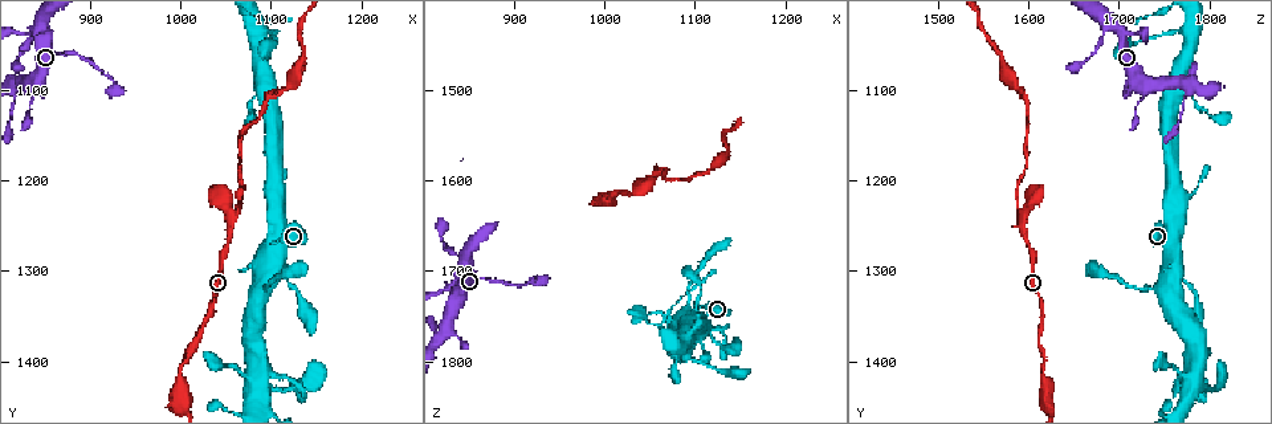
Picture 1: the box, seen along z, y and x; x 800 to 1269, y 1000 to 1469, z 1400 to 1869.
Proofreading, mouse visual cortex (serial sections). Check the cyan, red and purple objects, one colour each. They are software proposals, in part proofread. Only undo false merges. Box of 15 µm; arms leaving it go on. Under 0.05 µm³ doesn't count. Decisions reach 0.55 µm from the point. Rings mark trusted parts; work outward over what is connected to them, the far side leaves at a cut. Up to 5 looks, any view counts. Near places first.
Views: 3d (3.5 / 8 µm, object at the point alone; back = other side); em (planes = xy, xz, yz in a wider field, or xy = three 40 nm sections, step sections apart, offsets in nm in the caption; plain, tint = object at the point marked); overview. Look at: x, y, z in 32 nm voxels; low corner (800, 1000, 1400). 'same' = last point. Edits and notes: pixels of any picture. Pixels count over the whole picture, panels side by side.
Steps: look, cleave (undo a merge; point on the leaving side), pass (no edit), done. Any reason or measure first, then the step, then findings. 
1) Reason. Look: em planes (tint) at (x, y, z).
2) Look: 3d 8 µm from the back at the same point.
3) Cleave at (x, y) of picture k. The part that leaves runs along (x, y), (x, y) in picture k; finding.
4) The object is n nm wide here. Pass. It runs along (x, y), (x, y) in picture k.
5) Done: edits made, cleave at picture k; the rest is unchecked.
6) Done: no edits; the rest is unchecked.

Thin arm on a thick one. Look: 3d 3.5 µm at (1060, 1240, 1590).

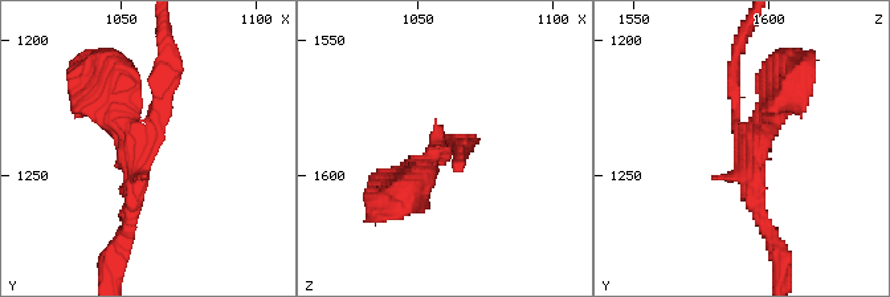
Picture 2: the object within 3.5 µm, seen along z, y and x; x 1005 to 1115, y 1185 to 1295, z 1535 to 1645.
Shape alone is not enough. Look: em xy step 5 (tint) at (1058, 1238, 1593).

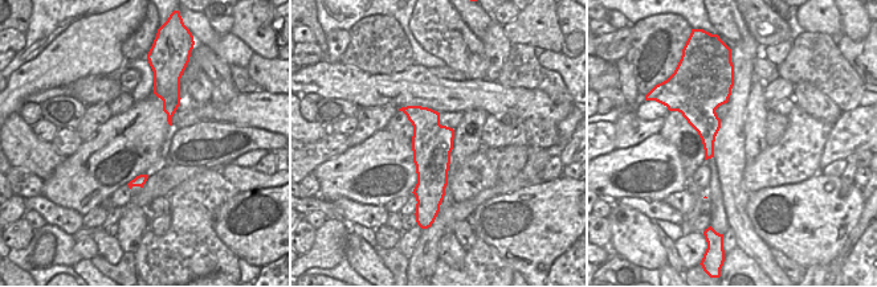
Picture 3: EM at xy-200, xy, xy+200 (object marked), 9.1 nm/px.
Pass. It runs along (129, 227), (164, 60) in picture 2; continuous, no second cell.

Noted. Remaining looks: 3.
Sudden change in width. Look: 3d 3.5 µm at (1090, 1320, 1735).

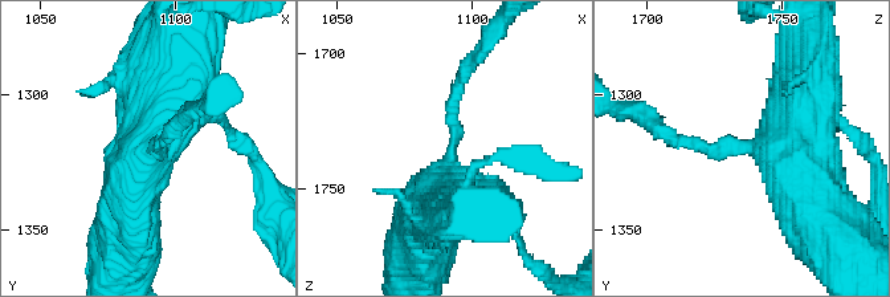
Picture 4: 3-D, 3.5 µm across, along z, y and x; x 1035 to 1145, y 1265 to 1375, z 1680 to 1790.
The arms are 150, 700 nm wide. Look: em xy step 2 (tint) at (1094, 1320, 1733).

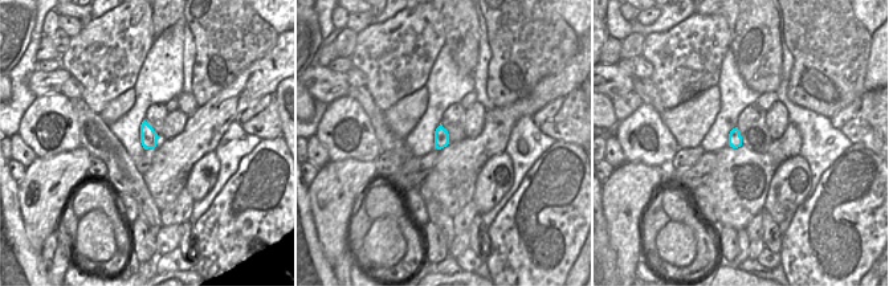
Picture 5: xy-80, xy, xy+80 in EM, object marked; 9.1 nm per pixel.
Pass. It runs along (457, 200), (445, 200), (453, 96), (469, 65) in picture 4; continuous, no second cell.

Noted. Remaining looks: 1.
Done: no edits; the rest is unchecked.

